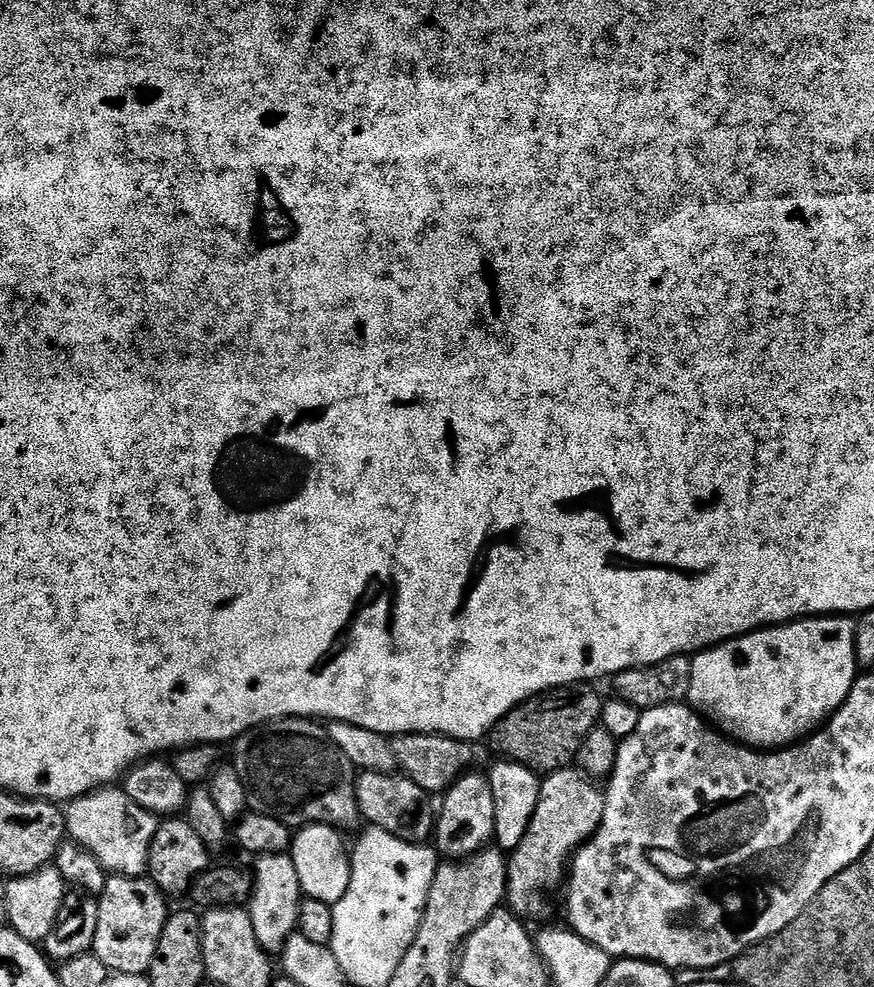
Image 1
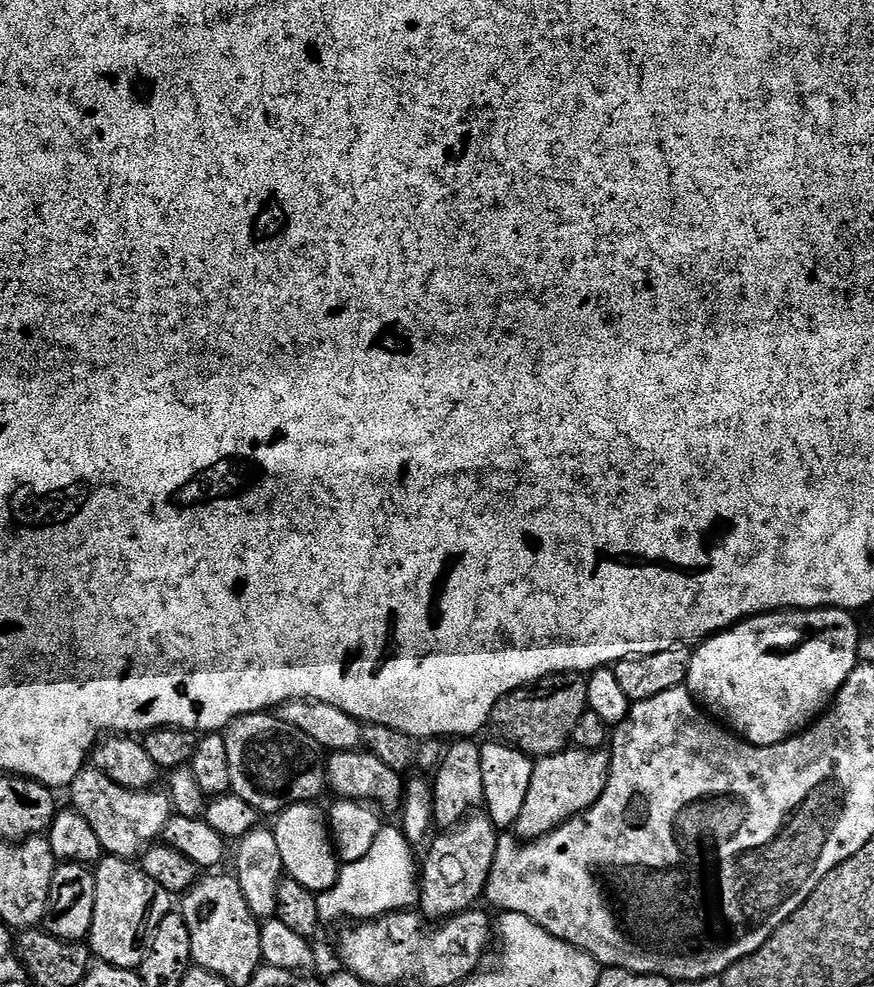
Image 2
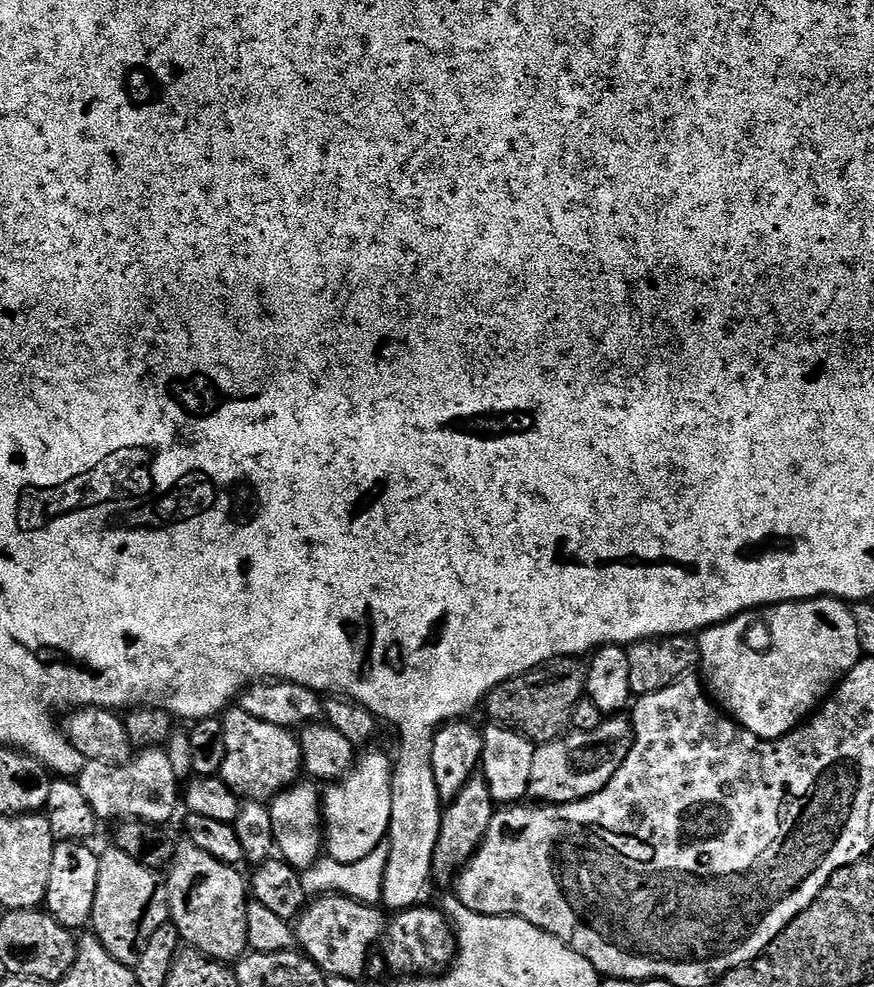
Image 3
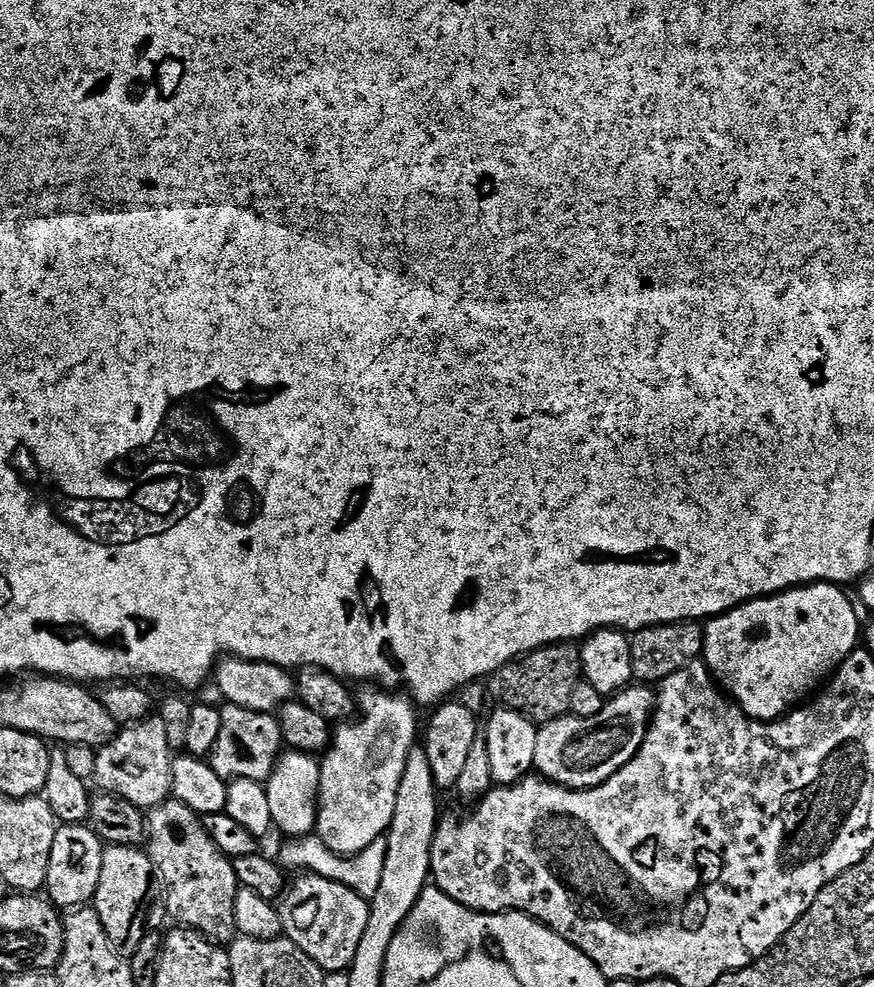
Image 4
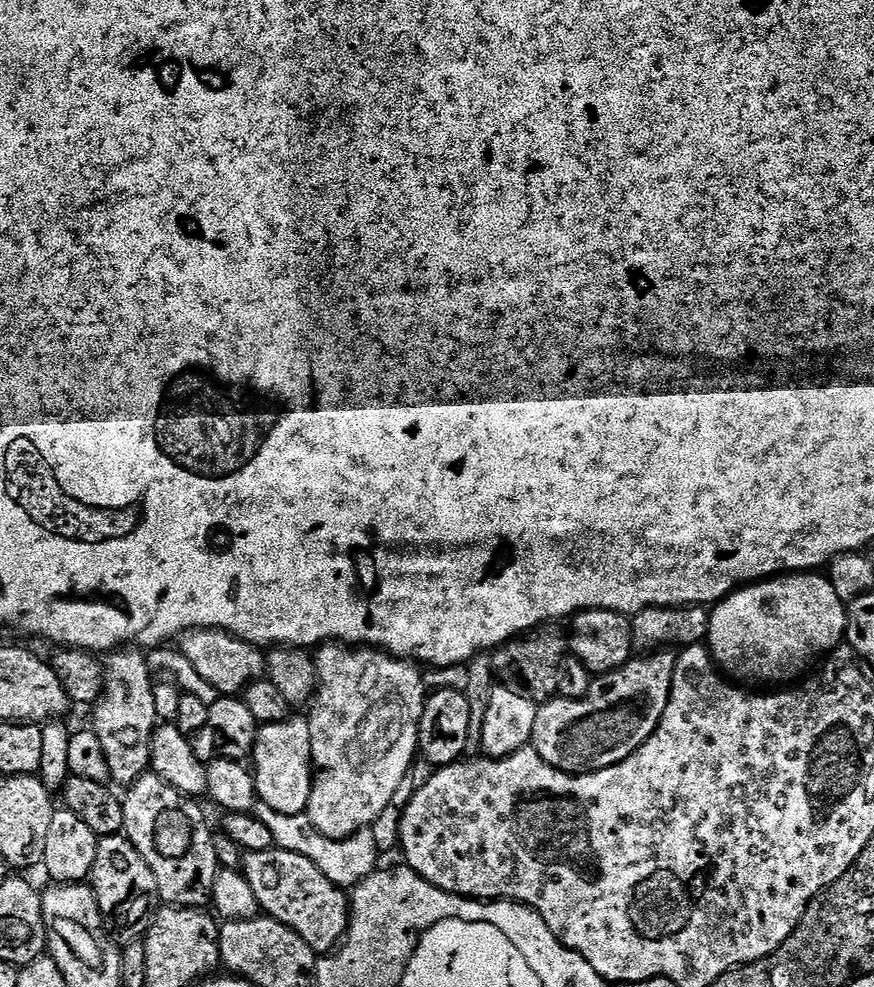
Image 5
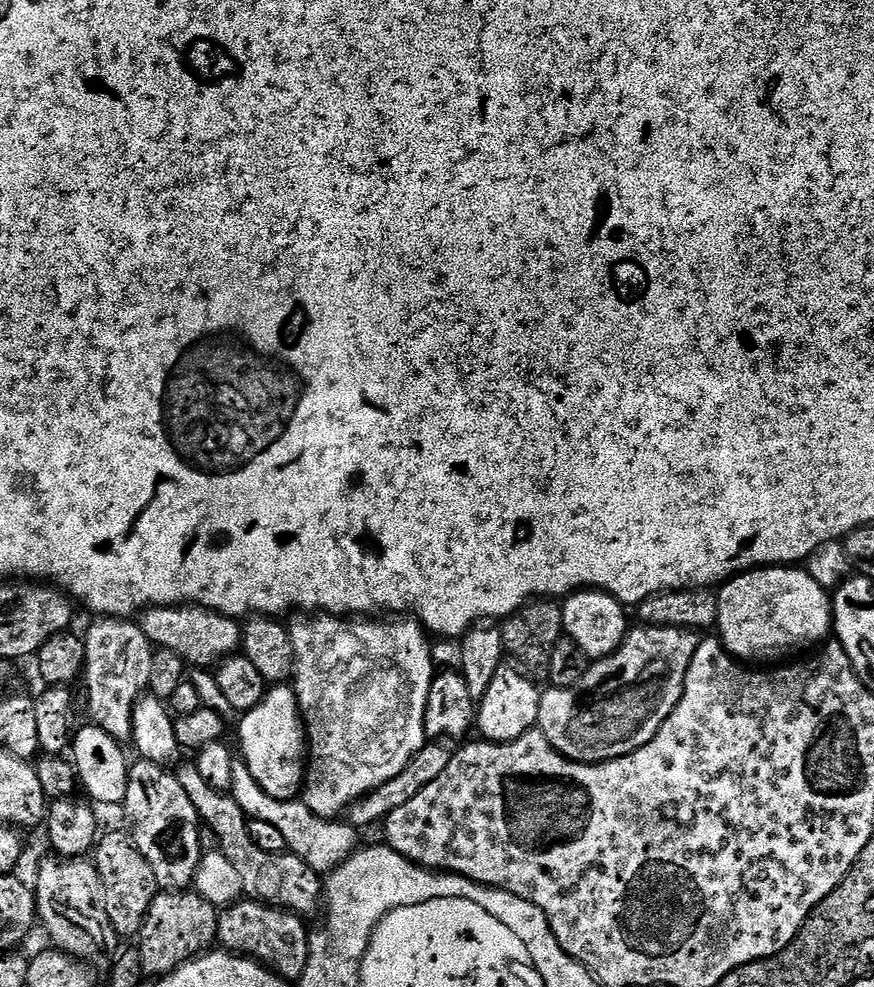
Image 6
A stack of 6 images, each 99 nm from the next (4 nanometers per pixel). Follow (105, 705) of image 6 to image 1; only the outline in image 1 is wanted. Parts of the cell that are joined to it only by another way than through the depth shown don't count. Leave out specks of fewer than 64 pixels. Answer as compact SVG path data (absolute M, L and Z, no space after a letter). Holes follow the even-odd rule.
M123 787L95 788L85 796L67 801L63 814L67 835L75 844L90 850L105 872L139 877L147 873L150 842L154 842L158 818L152 812L142 810L134 798L125 794Z

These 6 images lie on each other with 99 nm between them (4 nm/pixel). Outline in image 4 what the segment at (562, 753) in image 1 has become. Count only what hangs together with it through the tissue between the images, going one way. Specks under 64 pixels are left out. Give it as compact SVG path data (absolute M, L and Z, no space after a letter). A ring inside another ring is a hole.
M565 642L548 644L545 648L539 648L529 652L527 656L521 656L519 660L511 660L509 664L502 666L497 672L487 677L486 685L488 684L489 694L497 700L495 702L497 705L514 710L539 726L569 715L570 698L574 695L574 686L582 683L583 674L579 647L575 643Z

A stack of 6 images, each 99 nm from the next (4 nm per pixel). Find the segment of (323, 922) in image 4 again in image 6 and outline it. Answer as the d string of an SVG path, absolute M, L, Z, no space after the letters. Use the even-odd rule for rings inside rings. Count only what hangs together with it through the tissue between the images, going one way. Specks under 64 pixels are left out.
M195 766L184 768L178 772L178 779L182 790L194 802L194 810L201 818L203 826L212 827L218 834L220 843L219 851L234 862L238 874L242 877L244 896L250 900L259 900L271 904L273 908L283 908L289 912L295 912L301 918L309 918L316 911L321 911L322 897L324 895L324 880L321 873L315 872L302 858L293 855L292 852L267 852L262 850L250 838L248 833L248 820L239 808L238 802L227 791L210 786L206 778Z

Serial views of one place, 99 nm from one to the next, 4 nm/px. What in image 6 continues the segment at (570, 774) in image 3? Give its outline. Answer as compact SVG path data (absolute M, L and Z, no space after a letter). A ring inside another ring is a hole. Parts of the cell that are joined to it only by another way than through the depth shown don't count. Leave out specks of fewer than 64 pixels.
M633 627L624 644L609 656L591 661L586 674L582 674L574 686L548 686L541 691L536 719L538 730L558 754L579 764L601 764L604 760L613 760L646 746L650 738L658 734L674 706L678 706L686 682L686 670L690 668L694 650L698 650L700 642L701 637L691 628Z

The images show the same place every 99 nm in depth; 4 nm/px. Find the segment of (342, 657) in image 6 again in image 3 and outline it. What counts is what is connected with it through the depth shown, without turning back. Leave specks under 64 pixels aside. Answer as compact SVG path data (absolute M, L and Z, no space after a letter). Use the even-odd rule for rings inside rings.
M368 752L357 759L347 776L329 783L322 796L322 827L331 859L353 864L385 843L392 821L394 760L384 752Z

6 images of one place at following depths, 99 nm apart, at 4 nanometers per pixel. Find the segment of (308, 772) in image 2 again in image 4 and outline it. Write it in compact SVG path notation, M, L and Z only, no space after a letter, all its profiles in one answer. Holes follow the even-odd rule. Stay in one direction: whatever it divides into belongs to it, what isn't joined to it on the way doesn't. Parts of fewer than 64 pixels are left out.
M229 703L220 708L220 713L222 731L218 734L218 742L214 742L210 757L212 768L225 782L242 778L267 782L286 748L279 719L270 712L255 712Z

